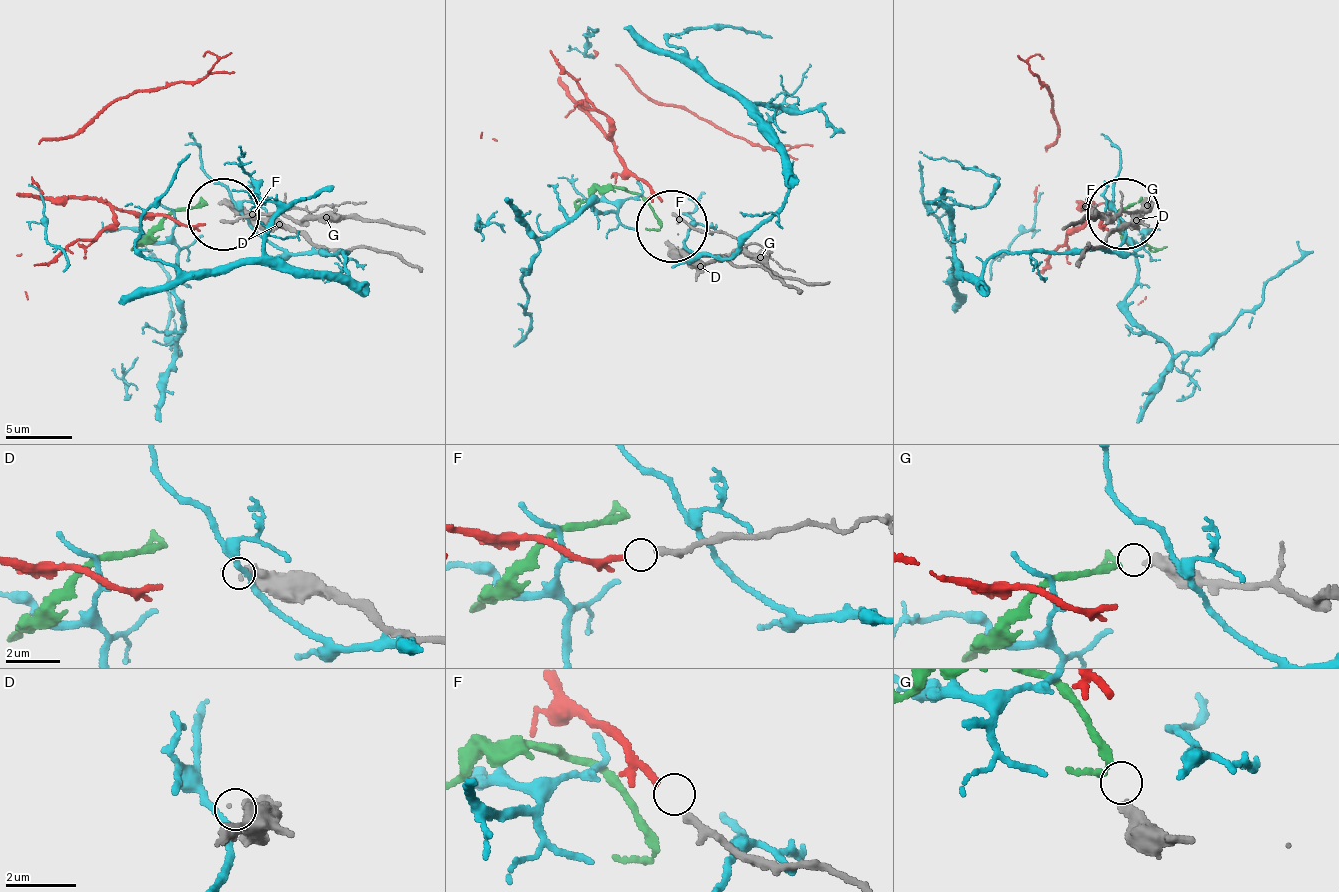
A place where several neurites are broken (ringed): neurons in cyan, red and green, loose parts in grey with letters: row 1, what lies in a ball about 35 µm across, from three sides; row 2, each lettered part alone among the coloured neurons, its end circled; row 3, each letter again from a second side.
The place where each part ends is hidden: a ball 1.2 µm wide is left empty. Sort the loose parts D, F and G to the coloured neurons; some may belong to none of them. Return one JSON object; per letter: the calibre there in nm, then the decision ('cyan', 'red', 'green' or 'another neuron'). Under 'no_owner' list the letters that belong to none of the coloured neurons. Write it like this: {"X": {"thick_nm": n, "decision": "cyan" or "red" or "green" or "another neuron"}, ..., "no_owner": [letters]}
{"D": {"thick_nm": 380, "decision": "another neuron"}, "F": {"thick_nm": 260, "decision": "red"}, "G": {"thick_nm": 400, "decision": "green"}, "no_owner": ["D"]}

